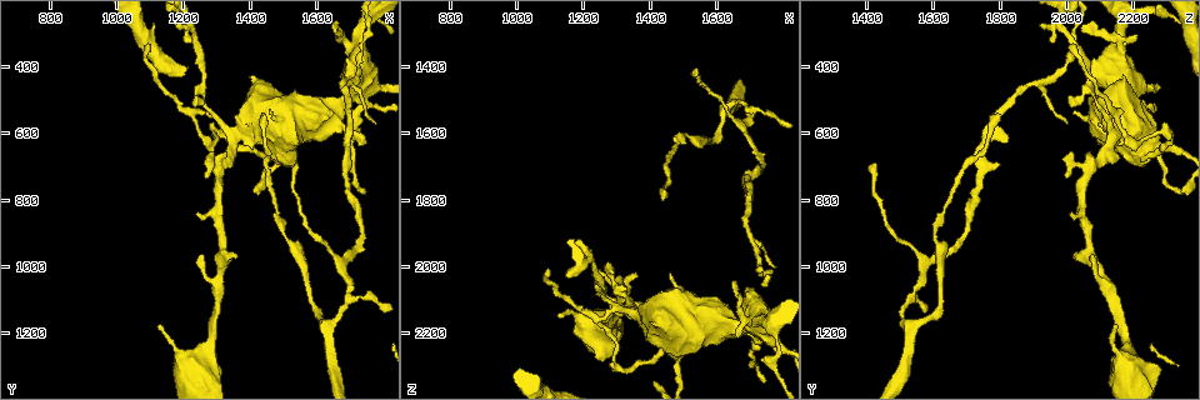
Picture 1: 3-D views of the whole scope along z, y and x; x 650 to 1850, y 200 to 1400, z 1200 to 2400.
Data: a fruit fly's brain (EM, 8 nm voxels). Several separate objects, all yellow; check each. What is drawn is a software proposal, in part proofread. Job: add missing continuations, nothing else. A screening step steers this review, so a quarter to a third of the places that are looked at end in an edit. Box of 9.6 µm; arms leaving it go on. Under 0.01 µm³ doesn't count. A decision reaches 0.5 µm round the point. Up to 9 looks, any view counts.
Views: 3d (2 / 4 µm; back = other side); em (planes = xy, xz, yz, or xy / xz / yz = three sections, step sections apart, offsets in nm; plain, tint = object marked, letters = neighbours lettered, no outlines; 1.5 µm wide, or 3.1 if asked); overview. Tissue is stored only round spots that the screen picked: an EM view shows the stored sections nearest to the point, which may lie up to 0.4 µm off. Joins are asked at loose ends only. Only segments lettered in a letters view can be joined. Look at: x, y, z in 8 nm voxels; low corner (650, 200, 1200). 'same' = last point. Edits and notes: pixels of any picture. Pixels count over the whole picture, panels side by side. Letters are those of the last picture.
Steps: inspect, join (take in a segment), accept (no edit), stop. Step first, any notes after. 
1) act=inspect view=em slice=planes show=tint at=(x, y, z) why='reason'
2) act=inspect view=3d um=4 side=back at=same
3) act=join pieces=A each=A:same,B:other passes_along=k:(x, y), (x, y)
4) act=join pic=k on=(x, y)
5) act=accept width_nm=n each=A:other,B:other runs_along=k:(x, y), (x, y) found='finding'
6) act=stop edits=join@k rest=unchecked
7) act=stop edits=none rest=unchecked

act=inspect view=em slice=planes show=plain at=(1630, 620, 2210) why='stops while still wide'

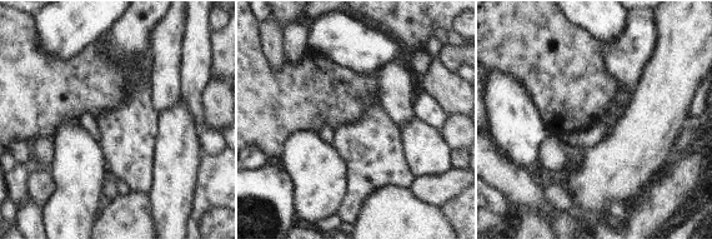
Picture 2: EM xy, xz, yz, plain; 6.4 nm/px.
act=inspect view=em slice=planes show=letters at=same

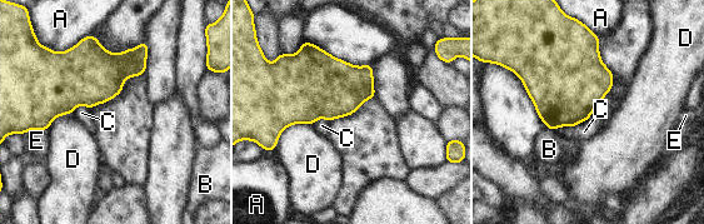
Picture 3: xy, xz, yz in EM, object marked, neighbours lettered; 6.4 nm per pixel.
act=accept each=A:other,B:other,C:other,D:other,E:other border=3:(593, 113), (554, 130) found='none of them fits'

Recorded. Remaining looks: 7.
act=inspect view=3d um=2 at=(1260, 740, 2000) why='thin end'

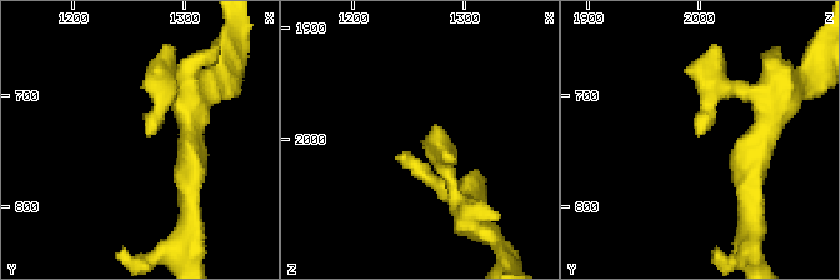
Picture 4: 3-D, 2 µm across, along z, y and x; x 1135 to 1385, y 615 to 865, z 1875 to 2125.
act=inspect view=em slice=planes show=plain at=(1272, 736, 2002) why='need the tissue'

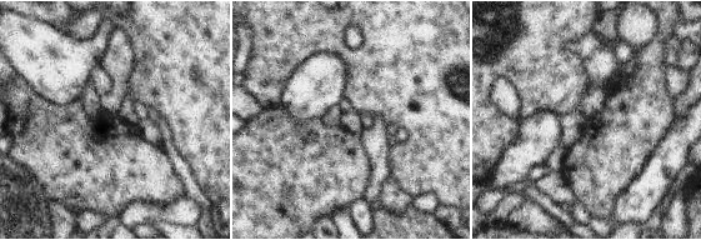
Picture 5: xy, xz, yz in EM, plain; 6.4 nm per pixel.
act=inspect view=em slice=planes show=letters at=same why='what lies round it'

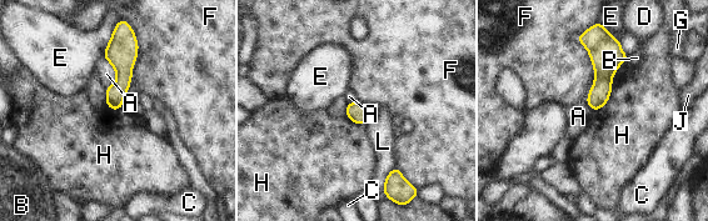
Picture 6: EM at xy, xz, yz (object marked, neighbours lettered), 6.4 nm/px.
act=accept width_nm=120 each=A:other,B:other,C:other,D:other,E:other,F:other,G:other,H:other,J:other,L:other found='no lettered segment goes on from it'

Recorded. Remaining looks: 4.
act=inspect view=em slice=planes show=letters at=(1100, 320, 2010) why='free end'

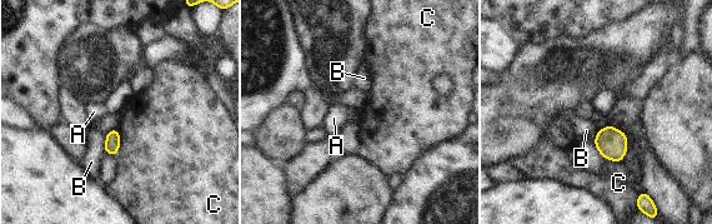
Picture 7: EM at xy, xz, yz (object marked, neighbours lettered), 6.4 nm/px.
act=accept each=A:other,B:other,C:other border=7:(625, 133), (625, 155), (603, 158) found='none of them fits'

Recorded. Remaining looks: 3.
act=inspect view=em slice=xy step=4 show=letters at=(1550, 700, 1430) why='end of a long branch'

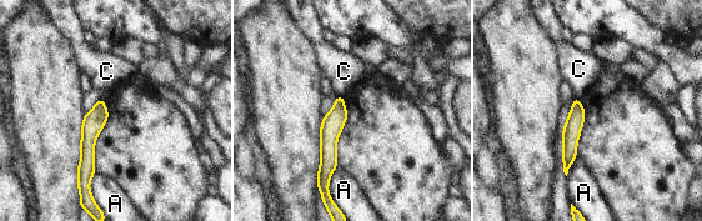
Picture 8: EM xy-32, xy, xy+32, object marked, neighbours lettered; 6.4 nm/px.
act=inspect view=em slice=planes show=letters at=same why='cut it another way'

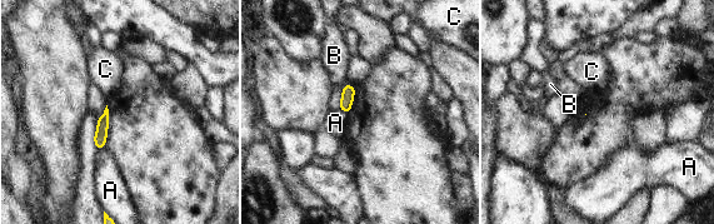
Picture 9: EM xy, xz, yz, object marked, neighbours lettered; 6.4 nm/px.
act=accept each=A:other,B:other,C:other border=9:(106, 104), (98, 119) found='no lettered segment goes on from it'

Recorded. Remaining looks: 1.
act=stop edits=none rest=unchecked

